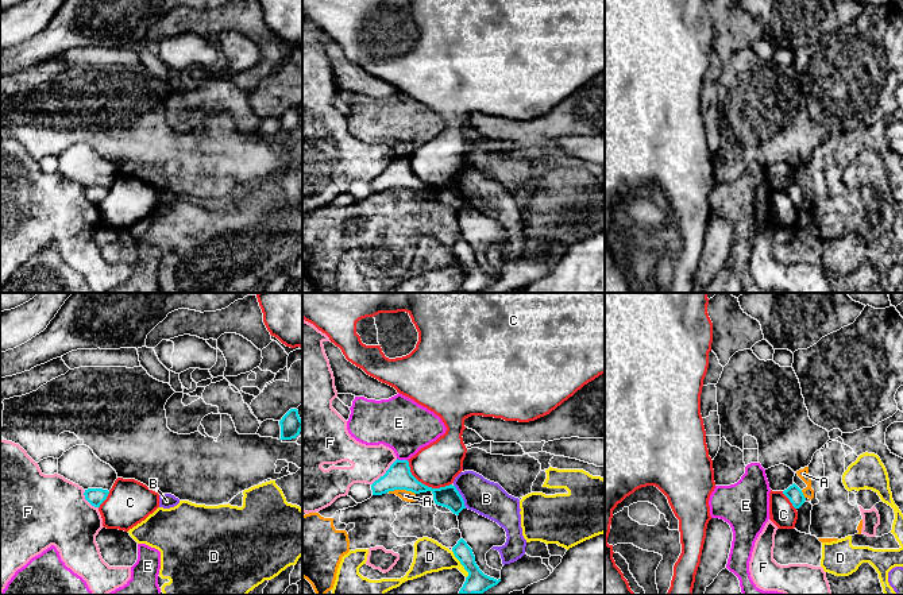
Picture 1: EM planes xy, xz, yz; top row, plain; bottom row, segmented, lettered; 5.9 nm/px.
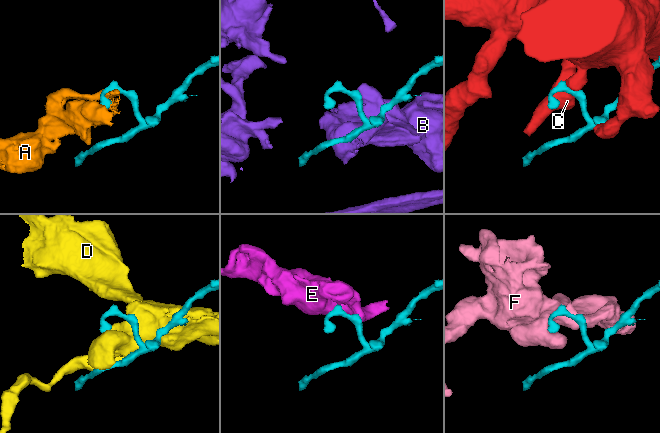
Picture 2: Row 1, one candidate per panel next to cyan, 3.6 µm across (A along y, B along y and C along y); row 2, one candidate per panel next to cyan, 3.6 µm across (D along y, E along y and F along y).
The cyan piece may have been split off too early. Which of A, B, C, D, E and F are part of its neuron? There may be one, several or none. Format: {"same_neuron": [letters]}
{"same_neuron": []}

